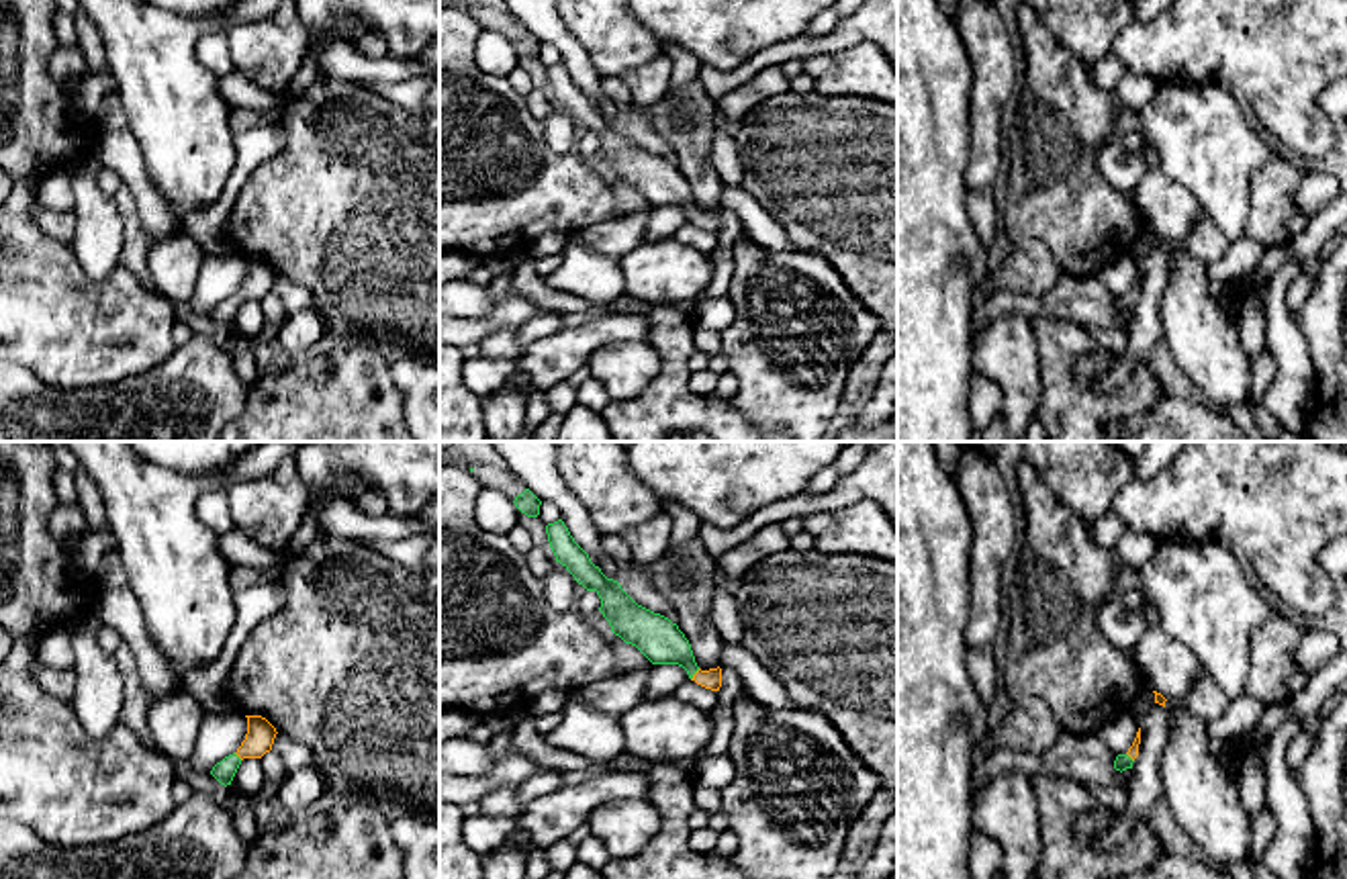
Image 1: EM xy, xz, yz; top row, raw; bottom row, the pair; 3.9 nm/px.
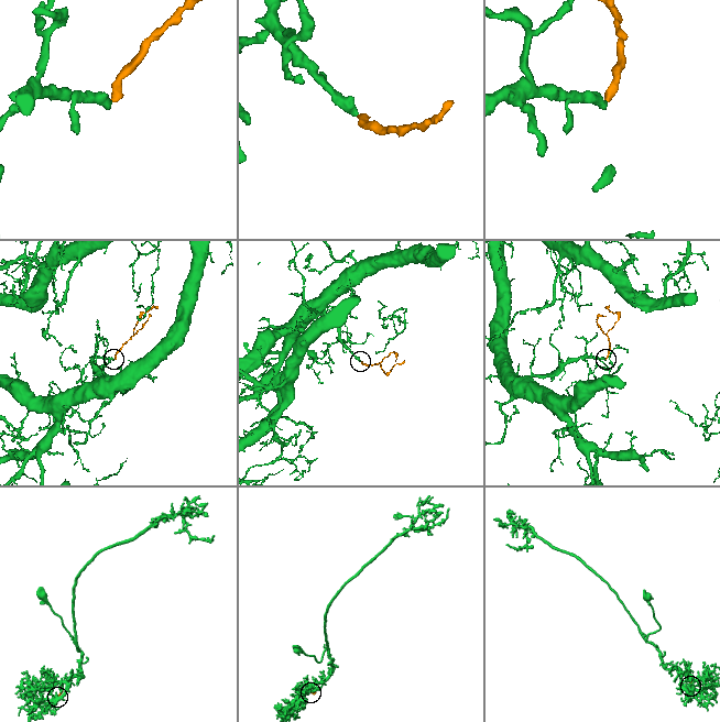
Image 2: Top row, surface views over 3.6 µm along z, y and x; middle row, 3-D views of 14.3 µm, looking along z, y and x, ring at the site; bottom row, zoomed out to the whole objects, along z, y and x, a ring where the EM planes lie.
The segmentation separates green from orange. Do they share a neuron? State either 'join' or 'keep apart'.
join

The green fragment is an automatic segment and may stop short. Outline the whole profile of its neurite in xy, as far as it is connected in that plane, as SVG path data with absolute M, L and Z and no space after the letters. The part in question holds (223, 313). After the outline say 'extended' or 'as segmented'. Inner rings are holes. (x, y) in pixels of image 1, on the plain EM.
M245 258L247 260L247 276L241 288L225 298L221 305L217 305L211 313L211 317L221 327L231 327L239 307L243 300L262 300L266 294L272 292L276 270L262 258Z; extended

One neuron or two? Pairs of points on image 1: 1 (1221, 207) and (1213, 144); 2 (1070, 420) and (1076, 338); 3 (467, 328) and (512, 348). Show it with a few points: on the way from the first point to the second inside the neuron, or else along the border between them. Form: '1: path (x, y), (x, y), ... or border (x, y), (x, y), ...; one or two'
1: path (1221, 191), (1215, 160); one
2: path (1065, 399), (1063, 358); one
3: border (514, 328), (491, 330), (479, 342); two

